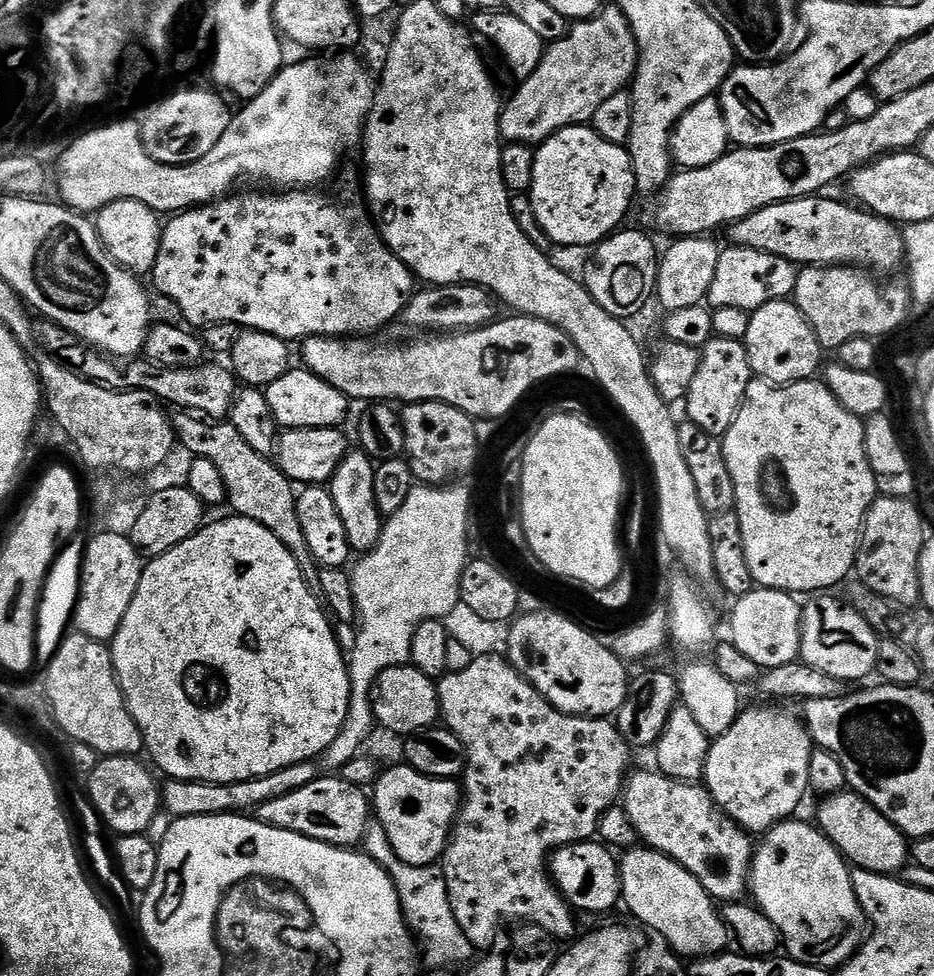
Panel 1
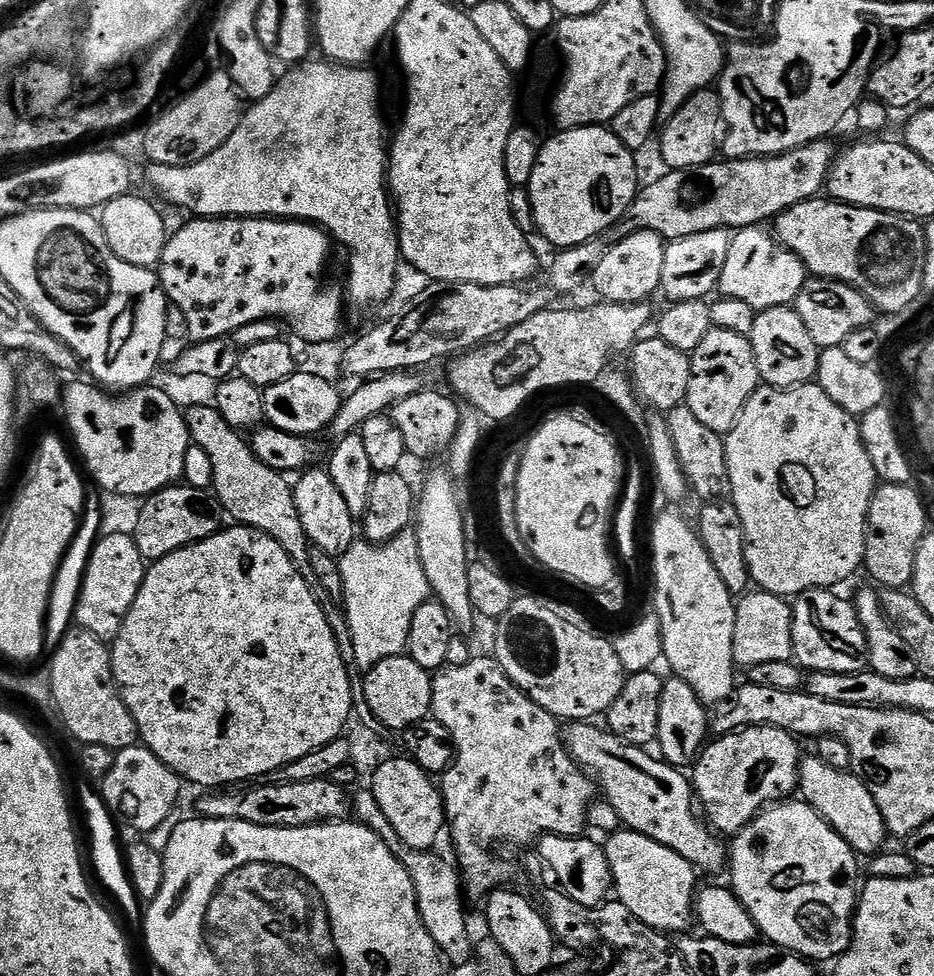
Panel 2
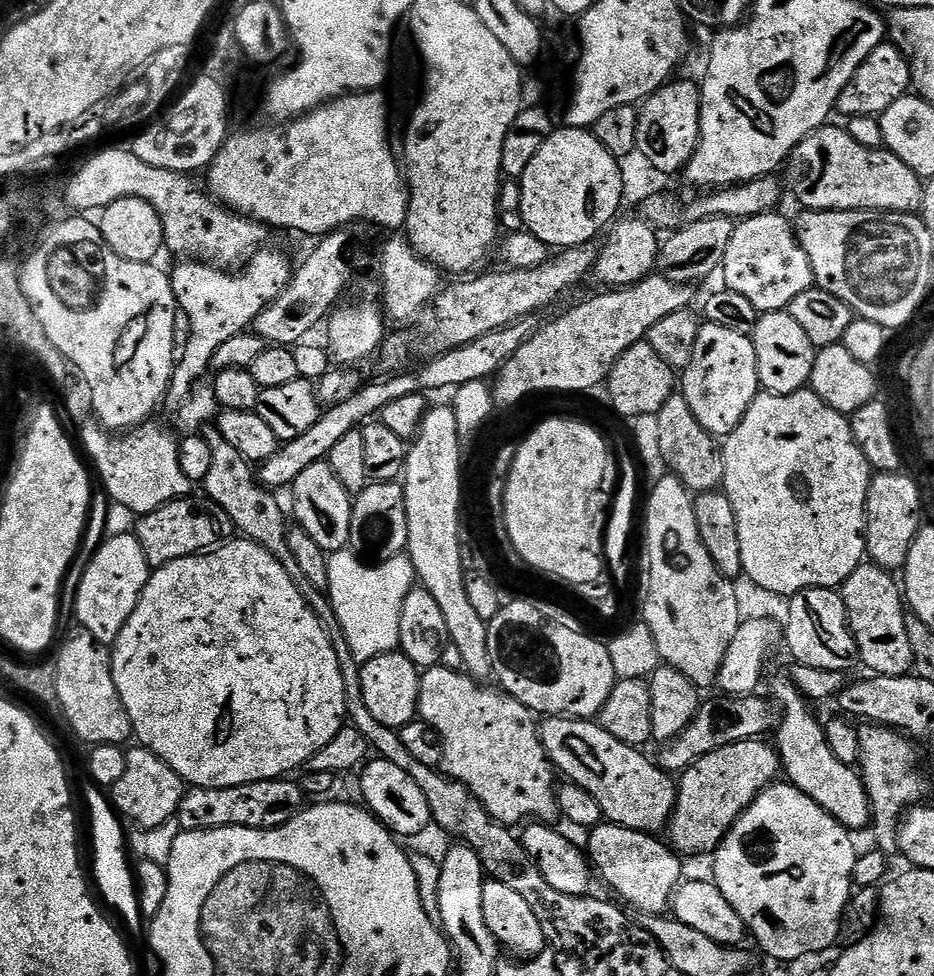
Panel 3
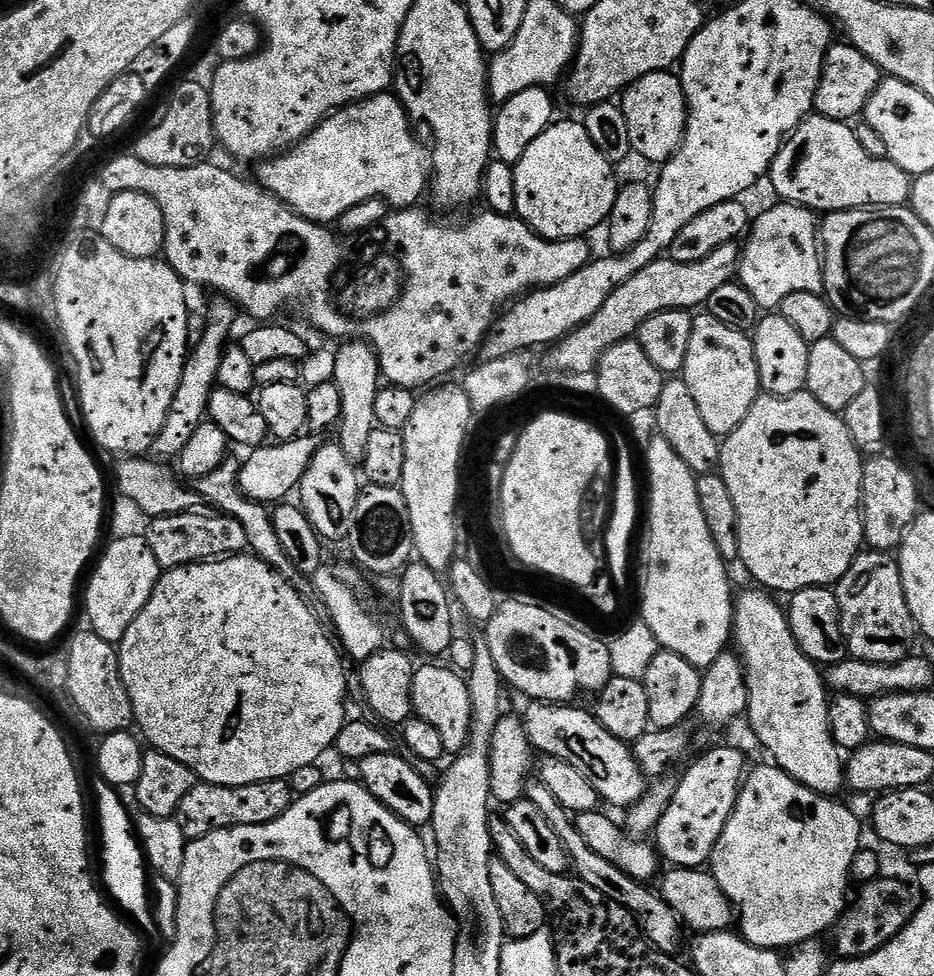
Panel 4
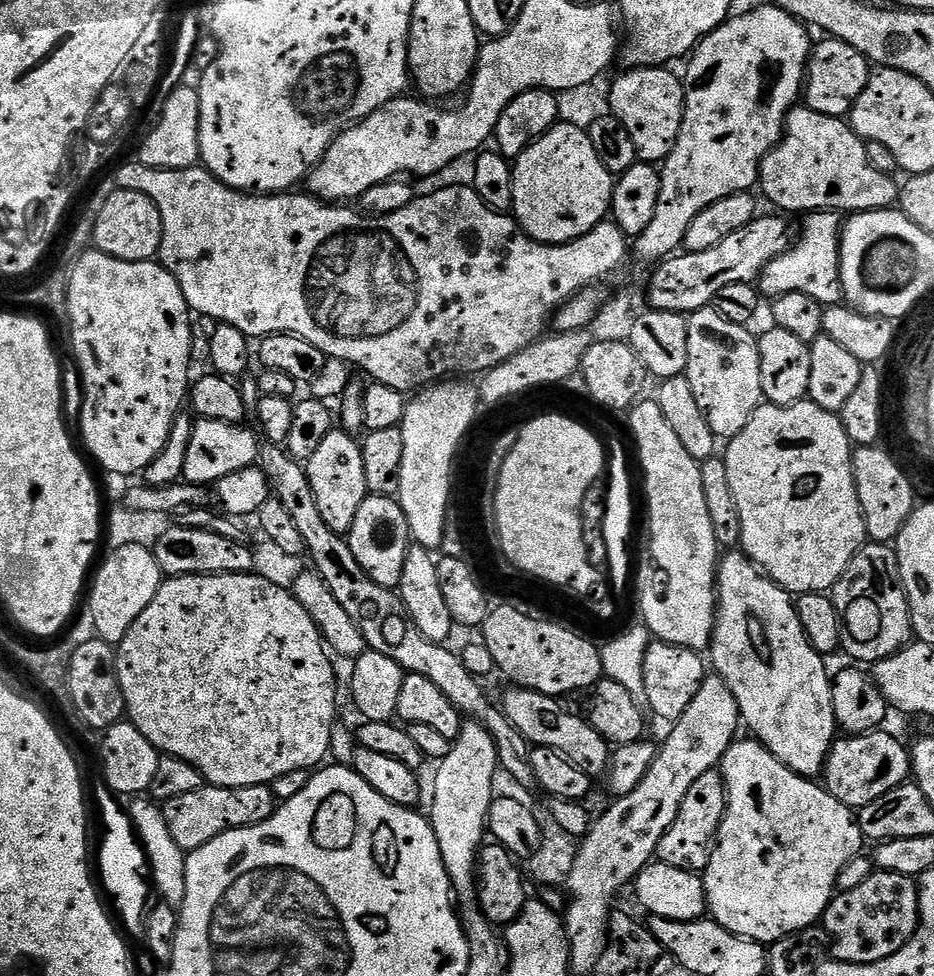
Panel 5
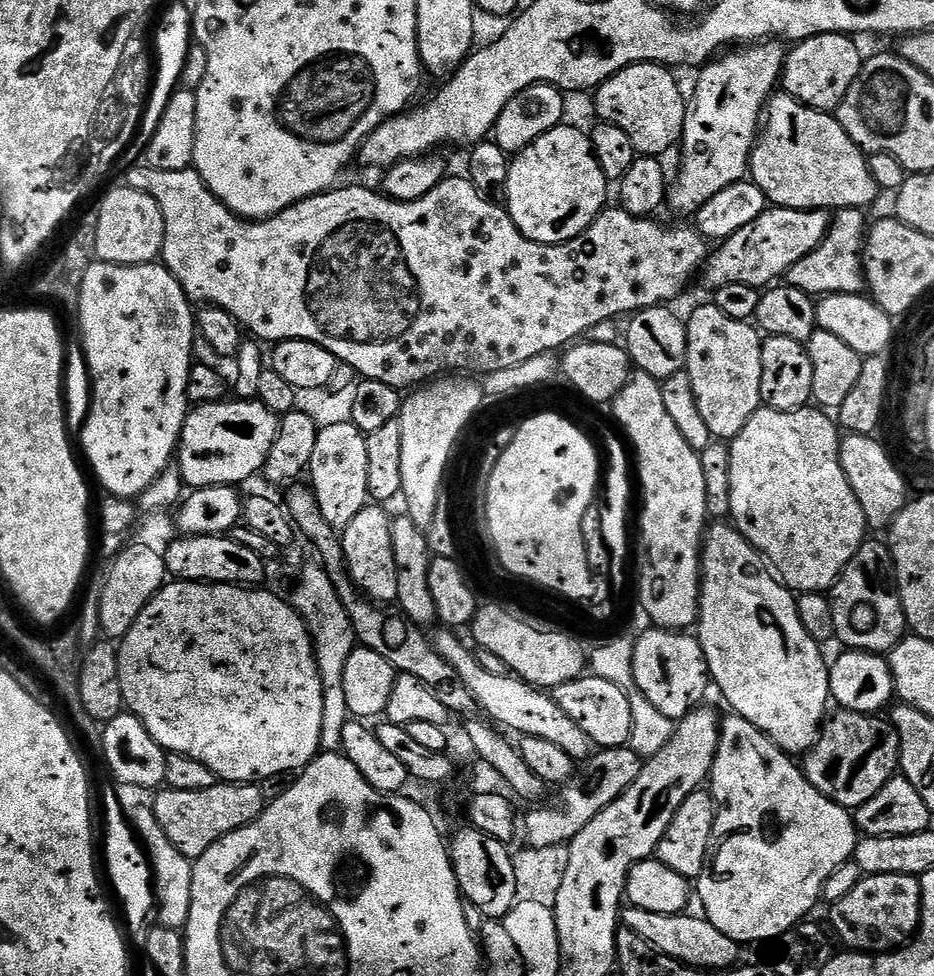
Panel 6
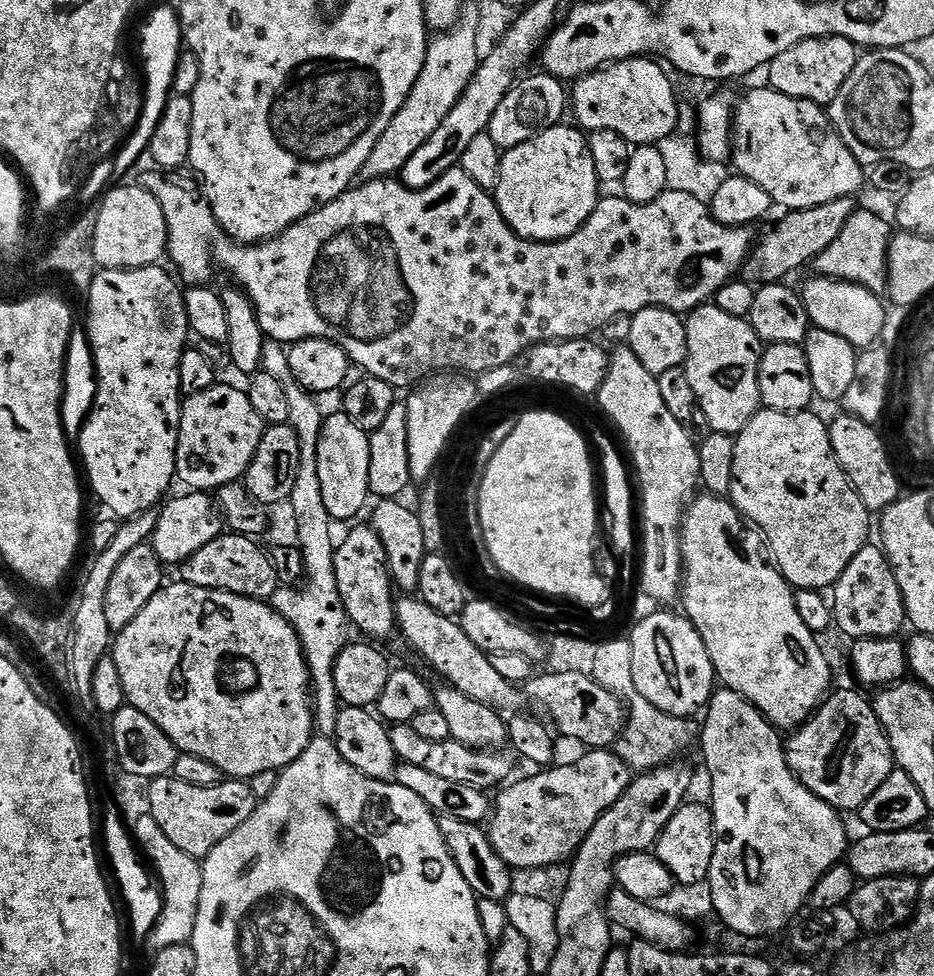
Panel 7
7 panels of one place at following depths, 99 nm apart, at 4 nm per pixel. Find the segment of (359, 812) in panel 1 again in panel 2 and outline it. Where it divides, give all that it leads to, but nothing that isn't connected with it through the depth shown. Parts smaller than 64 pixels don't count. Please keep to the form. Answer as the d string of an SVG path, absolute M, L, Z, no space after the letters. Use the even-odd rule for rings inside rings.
M329 779L293 784L260 782L243 790L220 790L215 794L204 794L196 808L200 811L197 813L206 820L241 820L267 828L301 828L307 824L345 819L350 812L350 796L347 795L349 793L345 789ZM244 790L245 792L240 792ZM216 794L217 796L212 796Z

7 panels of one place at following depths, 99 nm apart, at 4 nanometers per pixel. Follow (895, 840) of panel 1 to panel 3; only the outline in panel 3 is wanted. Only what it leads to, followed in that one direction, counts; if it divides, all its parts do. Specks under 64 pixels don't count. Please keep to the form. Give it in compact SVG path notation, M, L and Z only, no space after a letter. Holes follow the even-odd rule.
M784 678L784 680L780 680L777 682L776 685L773 686L772 692L774 695L776 695L775 703L778 705L780 703L780 708L782 711L784 711L784 717L779 717L778 723L775 725L774 728L774 737L776 736L776 740L774 739L774 747L777 752L780 753L780 762L782 765L782 772L783 775L786 777L787 783L793 784L795 788L798 790L802 790L802 794L806 794L810 797L811 800L814 802L818 802L818 806L822 806L822 810L826 810L829 812L829 814L837 821L839 821L840 824L844 825L845 828L849 830L857 830L856 828L864 828L867 829L869 827L870 821L872 819L872 801L868 799L868 791L864 788L864 781L857 769L853 767L851 764L843 764L842 762L838 762L838 758L834 758L834 750L830 750L830 746L826 742L826 734L824 733L824 725L821 723L821 721L818 719L815 720L814 717L812 717L812 712L808 707L810 707L809 701L805 699L805 696L799 692L799 690L796 689L796 685L792 683L791 679Z

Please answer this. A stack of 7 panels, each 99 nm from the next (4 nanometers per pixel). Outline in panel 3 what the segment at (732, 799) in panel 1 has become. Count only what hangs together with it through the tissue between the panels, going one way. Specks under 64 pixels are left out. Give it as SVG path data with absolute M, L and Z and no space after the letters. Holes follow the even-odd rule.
M753 738L727 744L684 769L676 789L676 807L672 809L672 818L666 829L671 847L681 857L715 853L725 834L752 805L758 793L781 775L780 753L771 743L764 742Z

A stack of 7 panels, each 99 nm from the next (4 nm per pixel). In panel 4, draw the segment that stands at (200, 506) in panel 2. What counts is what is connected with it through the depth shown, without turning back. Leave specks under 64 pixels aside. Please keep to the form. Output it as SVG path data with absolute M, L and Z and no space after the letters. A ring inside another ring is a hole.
M203 511L180 512L176 516L157 516L148 525L146 539L161 569L181 568L225 556L247 553L248 532L243 523L232 516L203 516Z

